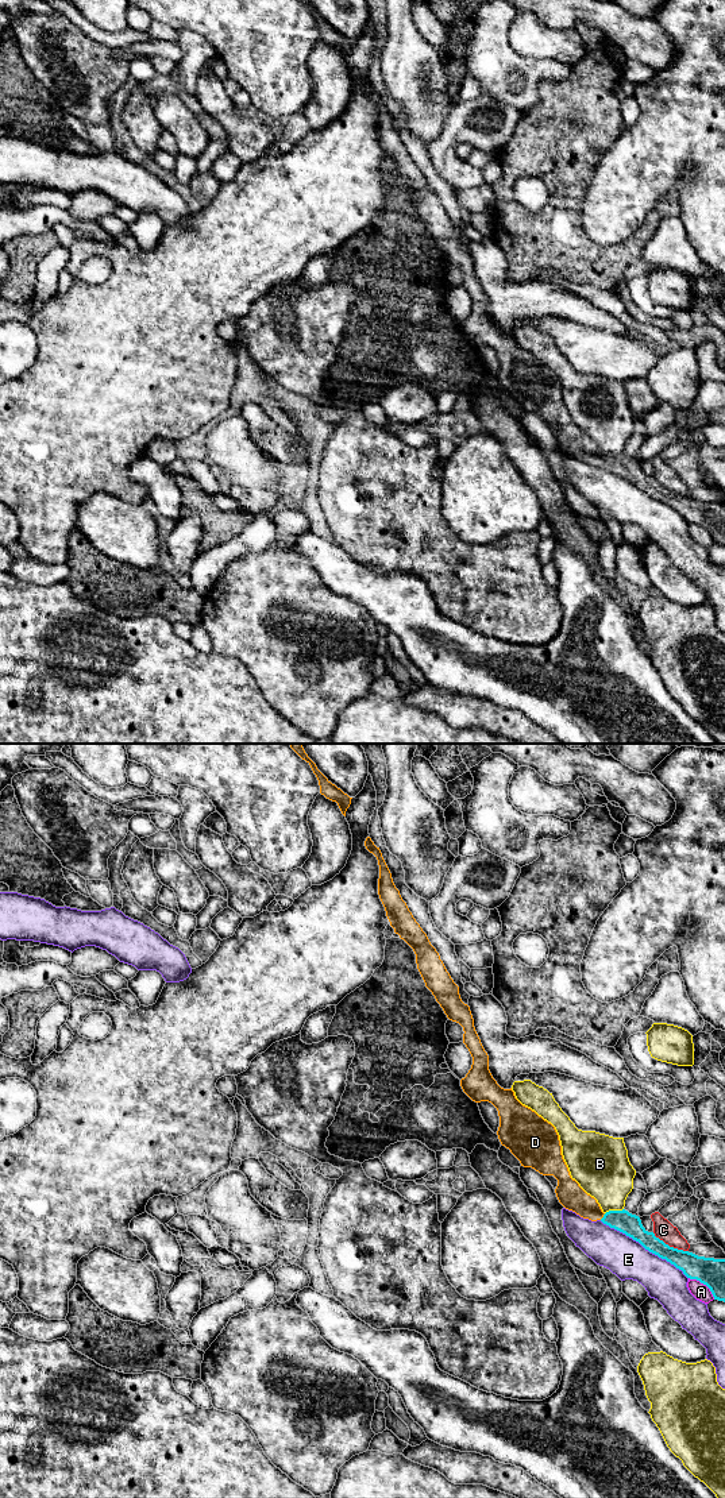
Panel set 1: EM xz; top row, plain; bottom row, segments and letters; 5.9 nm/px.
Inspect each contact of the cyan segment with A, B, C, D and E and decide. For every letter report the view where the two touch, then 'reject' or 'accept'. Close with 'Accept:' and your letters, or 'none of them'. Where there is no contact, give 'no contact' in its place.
A: meets cyan in xz; reject
B: meets cyan in xz; reject
C: meets cyan in xz; reject
D: meets cyan in xz; accept
E: meets cyan in xz; reject
Accept: D

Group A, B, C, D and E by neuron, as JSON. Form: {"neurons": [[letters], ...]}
{"neurons": [["A"], ["B"], ["C"], ["D"], ["E"]]}

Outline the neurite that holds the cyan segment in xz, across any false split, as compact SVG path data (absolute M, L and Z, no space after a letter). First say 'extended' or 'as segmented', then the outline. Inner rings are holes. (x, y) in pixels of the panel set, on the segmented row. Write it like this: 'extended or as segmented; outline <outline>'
extended; outline M370 837L366 838L365 846L378 860L378 895L390 926L413 949L425 987L432 992L447 1018L463 1027L463 1043L473 1057L473 1065L466 1077L460 1080L460 1086L473 1101L489 1101L497 1108L500 1116L497 1135L501 1144L510 1150L521 1166L532 1167L543 1175L554 1175L558 1180L556 1197L566 1209L591 1221L601 1220L610 1228L625 1233L649 1252L682 1270L687 1278L706 1285L714 1300L725 1302L725 1259L698 1256L670 1247L653 1232L648 1232L639 1216L625 1209L603 1213L597 1200L571 1178L555 1127L522 1105L512 1088L504 1089L493 1078L489 1070L489 1055L475 1031L470 1007L460 999L459 987L402 900L379 848Z

